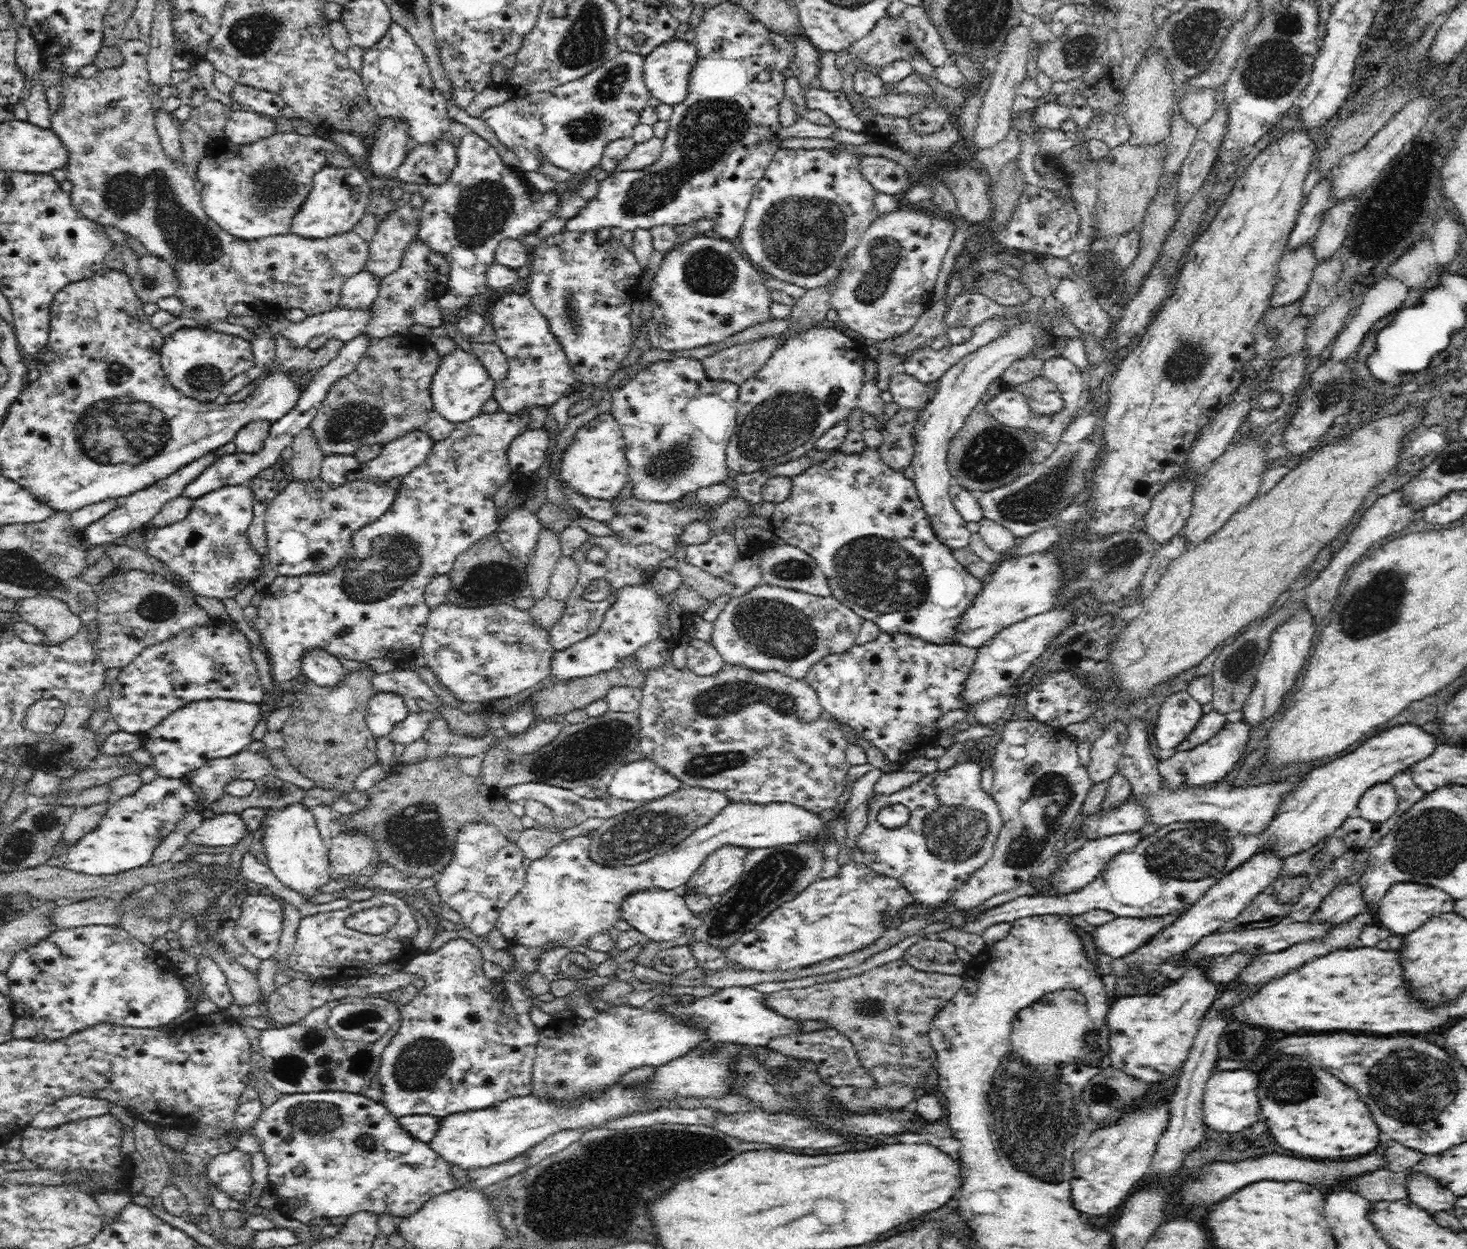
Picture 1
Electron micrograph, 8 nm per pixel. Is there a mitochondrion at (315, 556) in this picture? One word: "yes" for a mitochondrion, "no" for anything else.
yes

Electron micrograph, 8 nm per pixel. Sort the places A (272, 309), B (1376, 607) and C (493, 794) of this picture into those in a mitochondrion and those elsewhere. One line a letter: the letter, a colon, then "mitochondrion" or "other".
A: other
B: mitochondrion
C: other

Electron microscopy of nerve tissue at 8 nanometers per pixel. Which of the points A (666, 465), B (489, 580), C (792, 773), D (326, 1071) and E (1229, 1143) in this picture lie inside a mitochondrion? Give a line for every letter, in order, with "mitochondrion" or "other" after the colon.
A: mitochondrion
B: mitochondrion
C: other
D: mitochondrion
E: other

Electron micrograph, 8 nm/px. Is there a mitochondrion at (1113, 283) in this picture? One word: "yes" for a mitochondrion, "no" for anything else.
no

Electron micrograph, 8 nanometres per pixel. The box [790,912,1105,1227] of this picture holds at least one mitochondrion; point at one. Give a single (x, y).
(1025, 1114)

